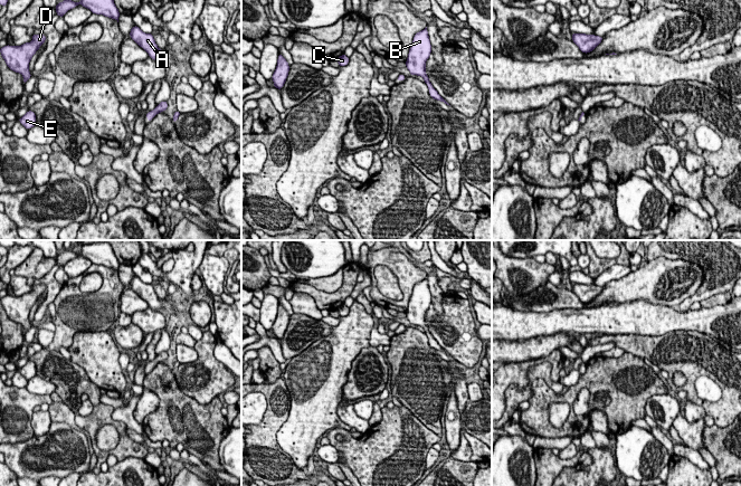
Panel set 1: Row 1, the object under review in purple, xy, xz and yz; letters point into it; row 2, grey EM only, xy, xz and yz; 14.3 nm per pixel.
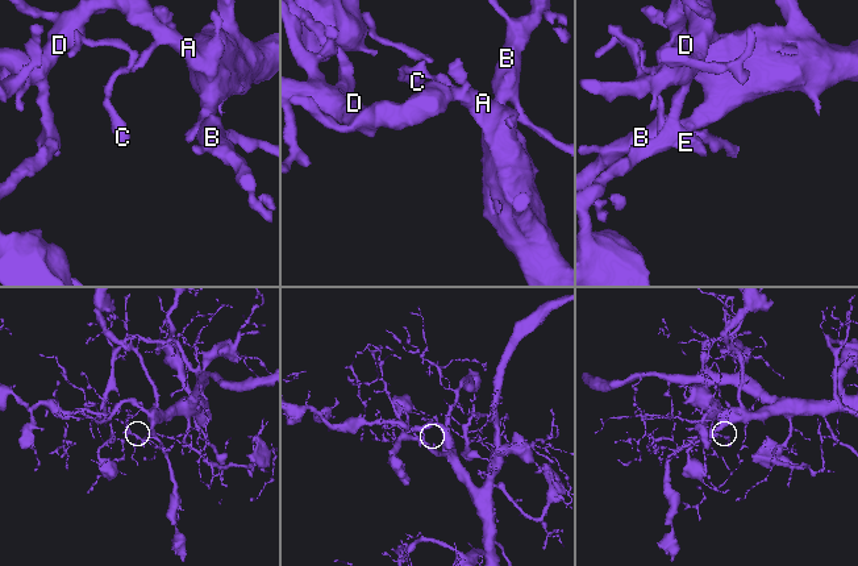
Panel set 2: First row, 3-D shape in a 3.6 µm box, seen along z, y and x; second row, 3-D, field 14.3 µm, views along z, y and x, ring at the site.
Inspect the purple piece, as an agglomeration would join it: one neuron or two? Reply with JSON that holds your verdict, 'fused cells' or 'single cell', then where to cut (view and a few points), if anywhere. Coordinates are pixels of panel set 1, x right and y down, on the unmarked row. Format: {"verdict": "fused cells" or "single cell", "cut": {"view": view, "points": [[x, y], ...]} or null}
{"verdict": "single cell", "cut": null}

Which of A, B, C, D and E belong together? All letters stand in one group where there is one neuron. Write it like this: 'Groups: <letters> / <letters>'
Groups: A B C D E

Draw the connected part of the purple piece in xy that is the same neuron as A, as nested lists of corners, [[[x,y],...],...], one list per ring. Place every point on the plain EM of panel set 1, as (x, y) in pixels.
[[[135,275],[130,282],[130,287],[149,304],[150,308],[158,312],[163,308],[163,301],[158,297],[152,284],[143,283]]]

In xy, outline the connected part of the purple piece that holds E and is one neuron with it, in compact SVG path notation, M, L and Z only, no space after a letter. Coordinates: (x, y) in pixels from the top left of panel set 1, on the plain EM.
M28 361L22 368L18 370L27 380L30 380L36 375L36 364L32 361Z

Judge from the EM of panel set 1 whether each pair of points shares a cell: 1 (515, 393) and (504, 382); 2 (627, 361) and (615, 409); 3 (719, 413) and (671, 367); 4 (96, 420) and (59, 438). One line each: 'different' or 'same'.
1: different
2: same
3: same
4: same

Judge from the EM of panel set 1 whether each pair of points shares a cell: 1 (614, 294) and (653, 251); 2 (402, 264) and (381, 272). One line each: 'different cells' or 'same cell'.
1: different cells
2: different cells

